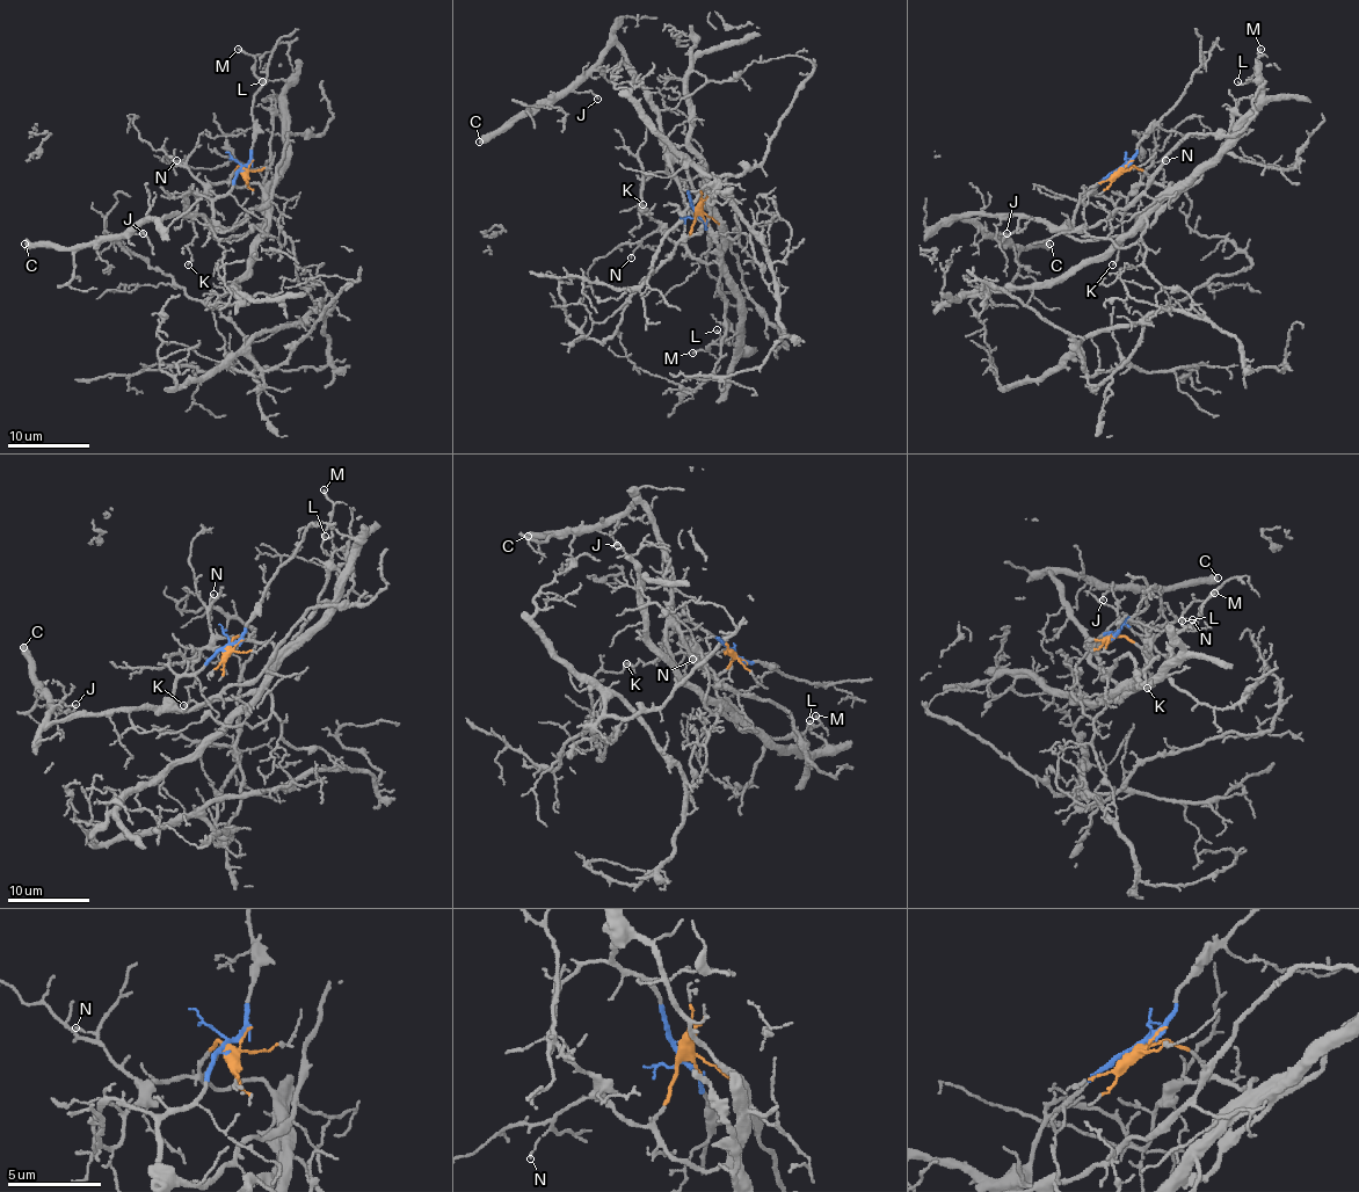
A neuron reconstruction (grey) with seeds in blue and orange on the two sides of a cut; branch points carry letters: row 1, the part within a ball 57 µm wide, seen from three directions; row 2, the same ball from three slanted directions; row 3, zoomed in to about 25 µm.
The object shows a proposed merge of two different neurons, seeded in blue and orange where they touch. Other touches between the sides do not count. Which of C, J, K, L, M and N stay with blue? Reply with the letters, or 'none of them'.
C, J

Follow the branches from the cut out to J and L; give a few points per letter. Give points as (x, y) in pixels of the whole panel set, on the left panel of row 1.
J: (241, 169), (235, 183), (212, 202), (210, 226), (204, 218), (174, 213), (139, 220), (121, 234), (143, 232)
L: (241, 171), (231, 175), (239, 187), (263, 187), (282, 165), (284, 85), (282, 79), (262, 81)

